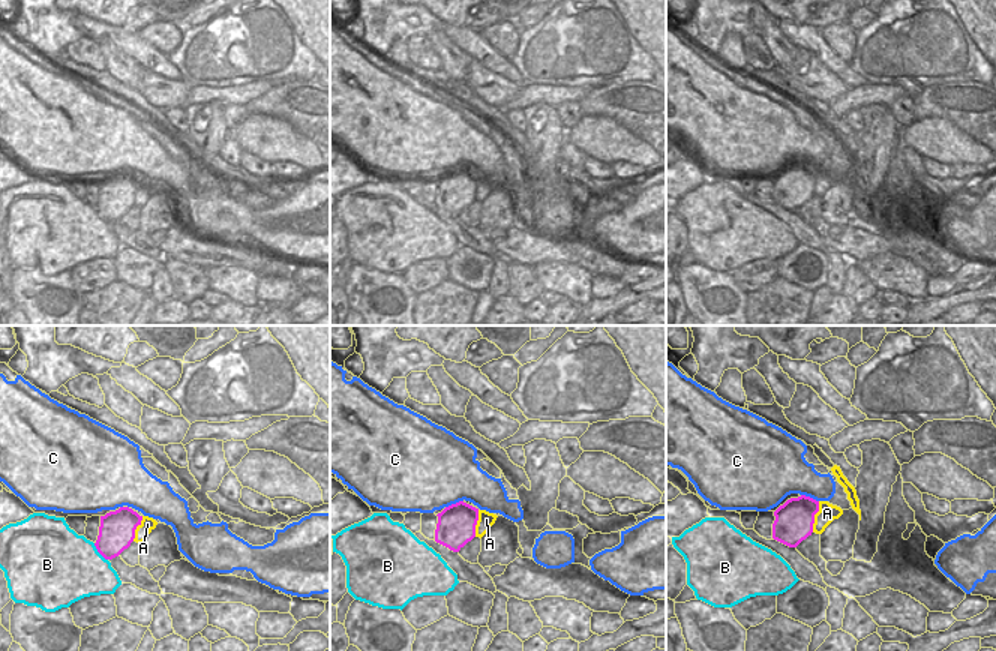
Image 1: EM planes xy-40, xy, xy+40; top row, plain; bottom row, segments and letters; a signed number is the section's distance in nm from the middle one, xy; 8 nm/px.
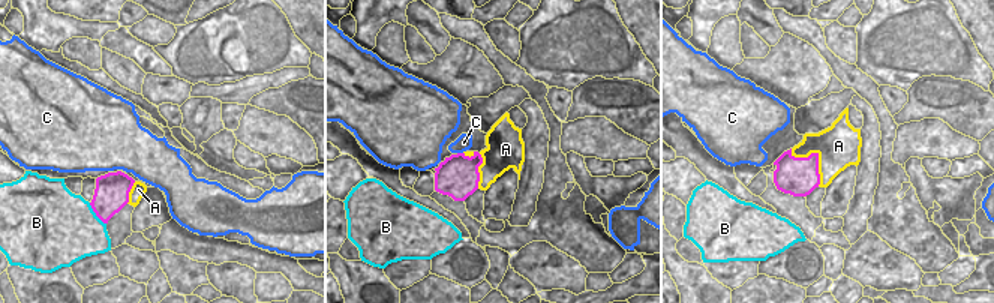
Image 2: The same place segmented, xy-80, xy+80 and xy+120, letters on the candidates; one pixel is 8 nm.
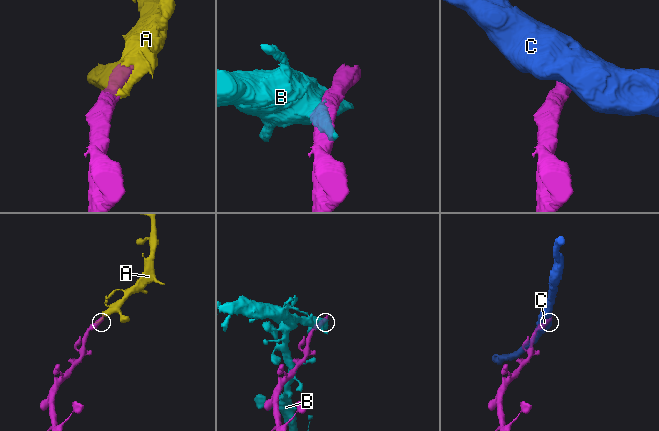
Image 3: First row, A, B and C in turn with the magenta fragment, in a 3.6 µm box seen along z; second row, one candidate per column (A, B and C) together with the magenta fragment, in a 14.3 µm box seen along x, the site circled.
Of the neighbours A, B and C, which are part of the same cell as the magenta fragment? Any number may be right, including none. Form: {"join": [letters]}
{"join": ["A"]}

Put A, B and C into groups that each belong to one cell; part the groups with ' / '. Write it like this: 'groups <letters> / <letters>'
groups A / B / C

